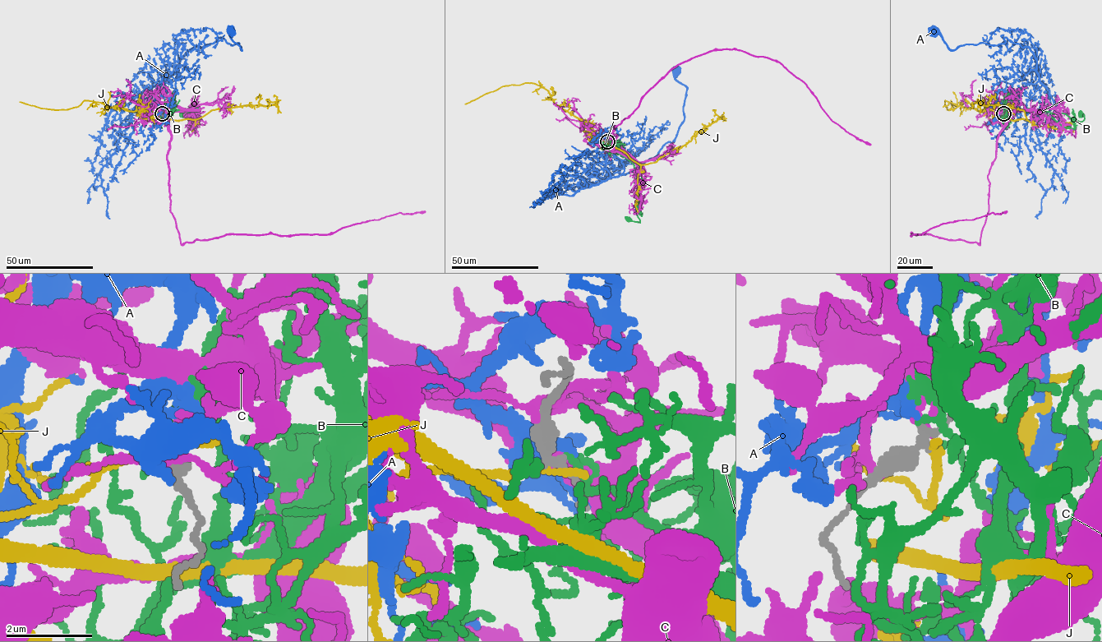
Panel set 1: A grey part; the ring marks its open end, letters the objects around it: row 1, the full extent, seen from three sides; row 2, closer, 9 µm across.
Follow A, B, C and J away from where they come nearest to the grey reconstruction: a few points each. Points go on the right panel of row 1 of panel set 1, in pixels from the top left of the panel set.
A: (1005, 110), (1014, 92), (1039, 80), (1030, 48), (1005, 38), (997, 45), (951, 50), (934, 30)
B: (1003, 113), (1008, 115), (1015, 111), (1062, 113), (1081, 121), (1084, 116), (1080, 113)
C: (1003, 113), (1012, 108), (987, 176), (988, 212), (980, 244), (911, 235), (941, 224), (1007, 211)
J: (1003, 113), (999, 117), (1026, 118), (1022, 110), (979, 101), (972, 108)

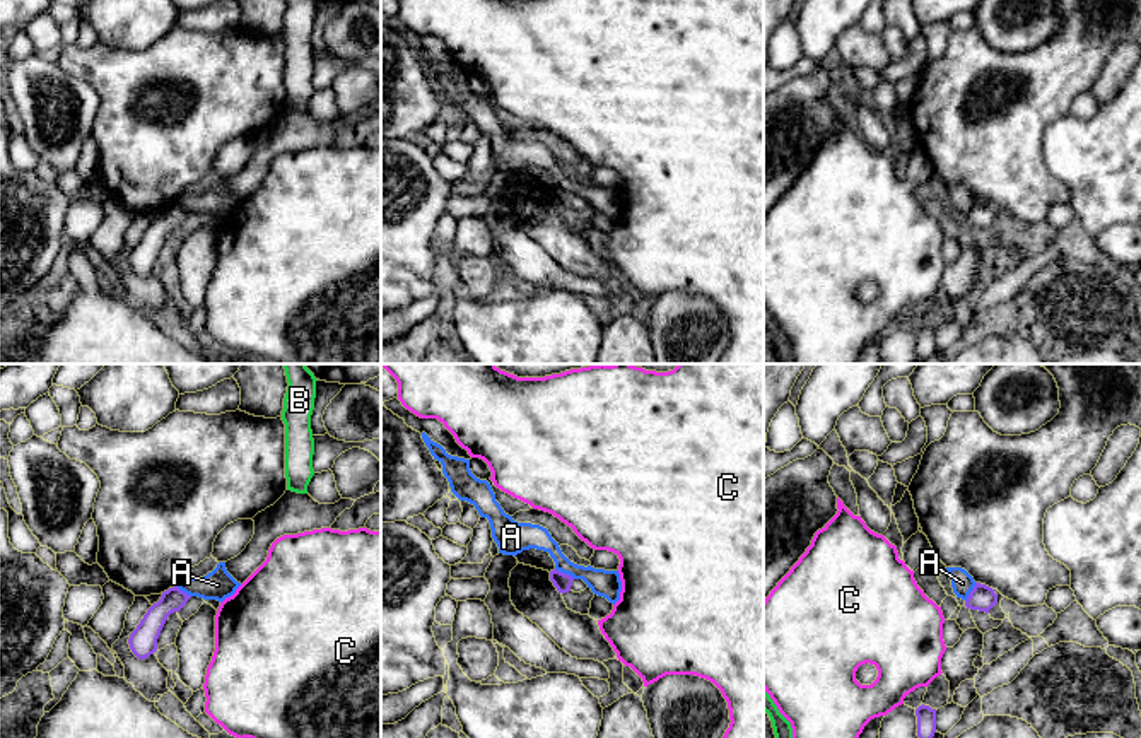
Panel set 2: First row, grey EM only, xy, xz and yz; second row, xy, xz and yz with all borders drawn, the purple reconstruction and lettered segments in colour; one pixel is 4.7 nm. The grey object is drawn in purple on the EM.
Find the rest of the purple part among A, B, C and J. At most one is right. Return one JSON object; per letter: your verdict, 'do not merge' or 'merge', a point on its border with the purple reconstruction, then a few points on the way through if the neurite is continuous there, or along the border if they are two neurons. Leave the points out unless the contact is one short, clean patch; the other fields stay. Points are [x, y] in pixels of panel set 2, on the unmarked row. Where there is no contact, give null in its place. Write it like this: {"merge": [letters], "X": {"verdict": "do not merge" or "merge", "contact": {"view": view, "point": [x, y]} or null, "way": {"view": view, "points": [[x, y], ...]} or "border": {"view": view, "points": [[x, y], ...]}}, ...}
{"merge": ["J"], "A": {"verdict": "do not merge", "contact": {"view": "xz", "point": [566, 192]}, "border": {"view": "xz", "points": [[555, 185], [574, 195]]}}, "B": {"verdict": "do not merge", "contact": null}, "C": {"verdict": "do not merge", "contact": null}, "J": {"verdict": "merge", "contact": null}}

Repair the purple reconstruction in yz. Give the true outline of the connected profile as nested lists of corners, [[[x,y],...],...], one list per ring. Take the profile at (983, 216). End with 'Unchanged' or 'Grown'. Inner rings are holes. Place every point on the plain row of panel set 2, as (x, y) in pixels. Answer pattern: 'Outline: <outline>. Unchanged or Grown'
Outline: [[[975,200],[974,207],[970,208],[965,224],[970,227],[979,227],[989,231],[989,227],[998,220],[998,212],[992,205]]]. Unchanged

